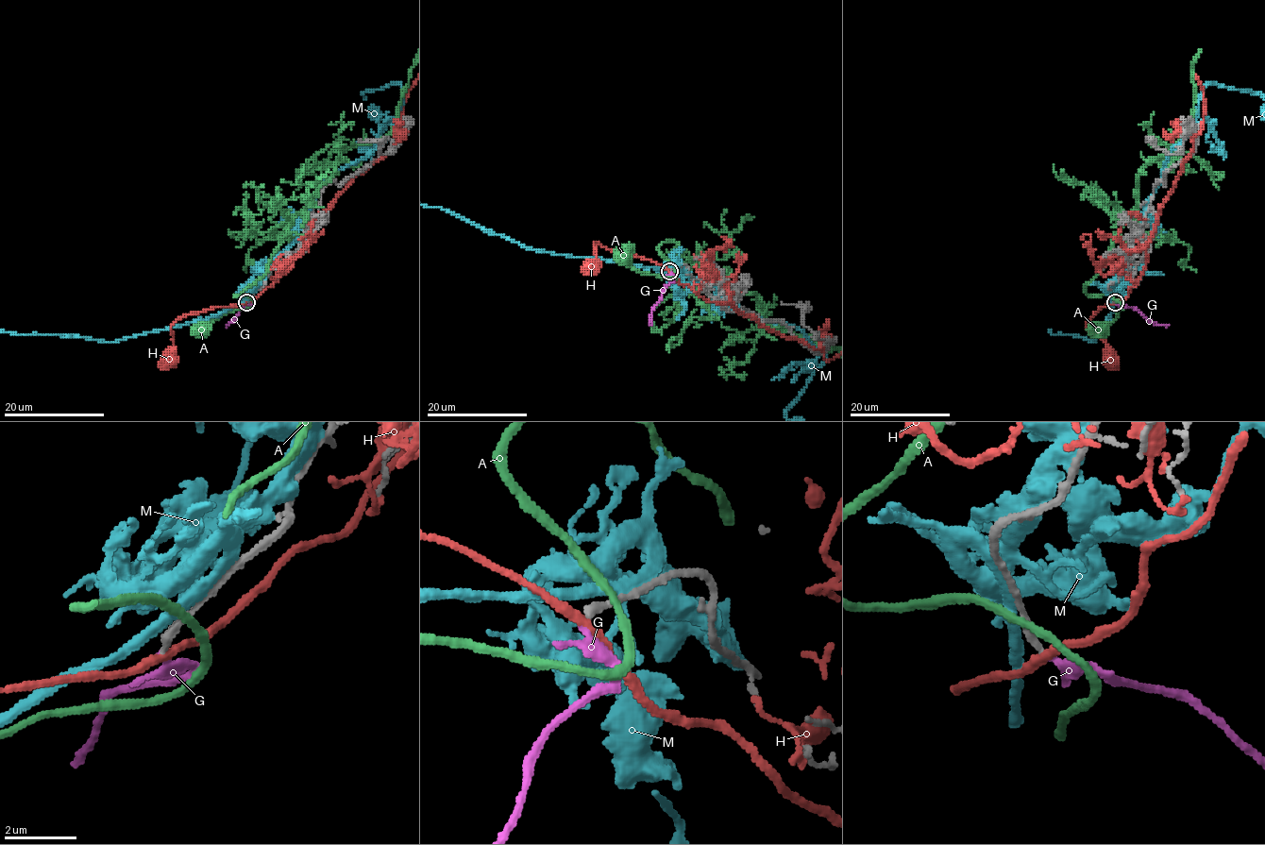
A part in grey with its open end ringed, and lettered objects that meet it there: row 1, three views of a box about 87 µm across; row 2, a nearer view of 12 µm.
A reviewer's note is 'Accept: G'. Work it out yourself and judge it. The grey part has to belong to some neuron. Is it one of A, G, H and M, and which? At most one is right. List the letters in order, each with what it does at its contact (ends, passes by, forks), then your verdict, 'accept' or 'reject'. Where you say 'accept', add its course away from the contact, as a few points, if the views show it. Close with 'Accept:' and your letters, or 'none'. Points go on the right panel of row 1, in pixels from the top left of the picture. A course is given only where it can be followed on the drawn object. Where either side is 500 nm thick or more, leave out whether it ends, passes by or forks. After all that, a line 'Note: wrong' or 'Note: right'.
A: it passes by | reject
G: it passes by | accept | via (1115, 301), (1135, 308), (1153, 323), (1169, 324)
H: it passes by | reject
M: it passes by | reject
Accept: G
Note: right

